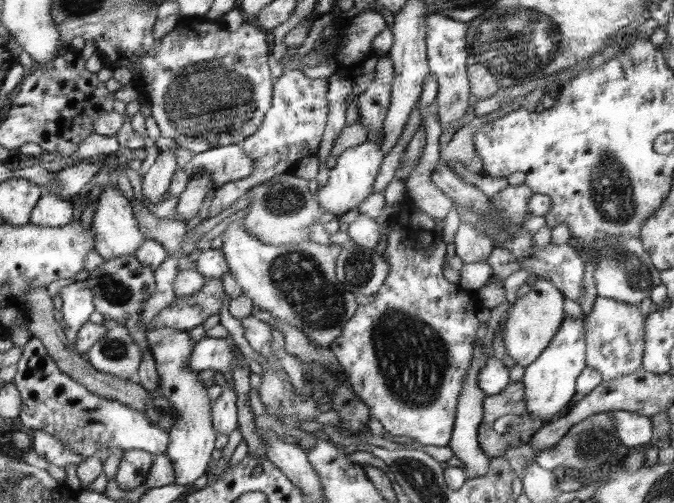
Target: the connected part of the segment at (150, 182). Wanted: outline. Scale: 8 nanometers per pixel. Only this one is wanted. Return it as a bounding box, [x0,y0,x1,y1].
[142,151,177,204]

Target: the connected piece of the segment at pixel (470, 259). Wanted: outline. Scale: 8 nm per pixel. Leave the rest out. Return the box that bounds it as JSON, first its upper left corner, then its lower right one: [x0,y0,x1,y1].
[454,222,495,265]

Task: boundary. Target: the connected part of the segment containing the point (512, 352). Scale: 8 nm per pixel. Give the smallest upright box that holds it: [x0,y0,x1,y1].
[503,279,565,367]

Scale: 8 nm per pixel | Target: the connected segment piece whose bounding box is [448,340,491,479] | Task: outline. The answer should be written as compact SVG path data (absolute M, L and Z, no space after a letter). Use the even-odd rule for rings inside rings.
M478 340L477 343L477 356L473 358L473 368L470 368L469 374L466 376L465 388L461 394L461 398L458 401L457 406L457 424L454 425L454 432L452 440L448 448L452 448L452 452L456 455L464 464L464 471L467 479L479 478L488 474L488 464L490 464L490 457L484 453L480 443L478 443L478 428L482 424L482 416L484 416L484 409L482 409L482 400L487 394L480 389L478 385L478 372L482 370L482 366L486 364L486 353L483 350L483 340Z

